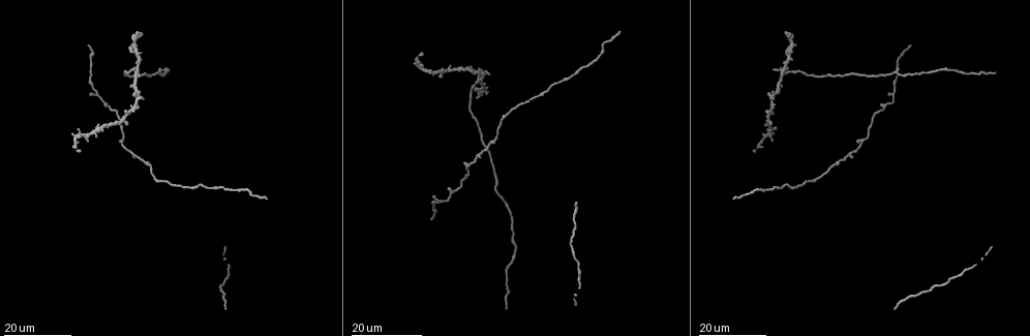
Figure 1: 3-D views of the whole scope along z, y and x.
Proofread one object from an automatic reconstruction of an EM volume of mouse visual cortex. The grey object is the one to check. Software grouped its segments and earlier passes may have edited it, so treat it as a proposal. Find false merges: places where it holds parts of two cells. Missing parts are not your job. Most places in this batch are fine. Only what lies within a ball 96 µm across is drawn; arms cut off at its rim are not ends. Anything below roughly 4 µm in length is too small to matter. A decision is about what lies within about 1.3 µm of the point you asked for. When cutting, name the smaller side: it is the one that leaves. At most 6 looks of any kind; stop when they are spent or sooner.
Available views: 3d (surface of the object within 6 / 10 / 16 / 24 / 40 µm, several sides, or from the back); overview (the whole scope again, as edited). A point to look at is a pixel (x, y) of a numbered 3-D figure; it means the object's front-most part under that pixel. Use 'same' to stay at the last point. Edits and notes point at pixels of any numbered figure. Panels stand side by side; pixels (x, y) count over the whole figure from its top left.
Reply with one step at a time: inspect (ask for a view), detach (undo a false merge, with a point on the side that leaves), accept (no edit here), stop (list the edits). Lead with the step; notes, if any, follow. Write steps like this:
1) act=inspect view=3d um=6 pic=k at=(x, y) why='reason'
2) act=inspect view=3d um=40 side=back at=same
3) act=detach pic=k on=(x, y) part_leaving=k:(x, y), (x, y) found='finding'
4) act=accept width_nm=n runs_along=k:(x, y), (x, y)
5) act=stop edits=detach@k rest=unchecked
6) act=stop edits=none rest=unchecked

act=inspect view=3d um=24 pic=1 at=(879, 110)

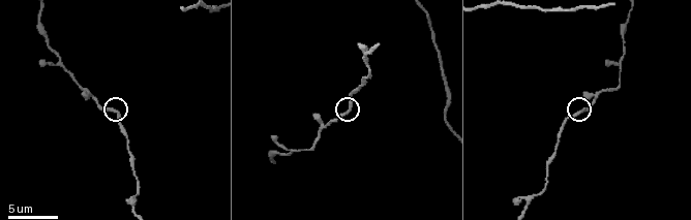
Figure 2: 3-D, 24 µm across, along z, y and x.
act=inspect view=3d um=10 pic=2 at=(348, 112) why='closer look'

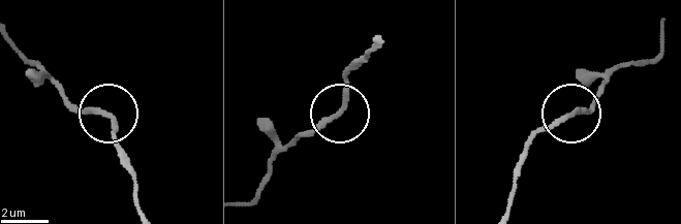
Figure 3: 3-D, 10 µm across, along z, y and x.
act=accept width_nm=210 runs_along=3:(376, 43), (346, 75), (338, 110), (314, 123), (292, 145) found='continuous, no second cell'

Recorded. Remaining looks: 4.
act=inspect view=3d um=6 pic=2 at=(211, 12) why='thick turns thin'

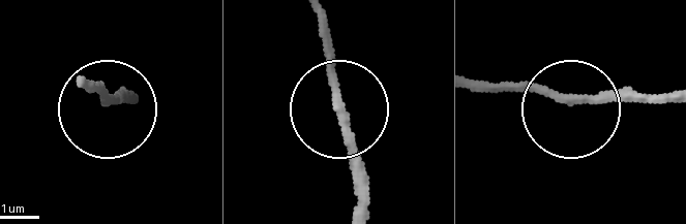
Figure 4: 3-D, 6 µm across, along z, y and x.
act=accept found='continuous, no second cell'

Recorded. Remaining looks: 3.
act=inspect view=3d um=24 pic=1 at=(138, 69) why='arms part here'

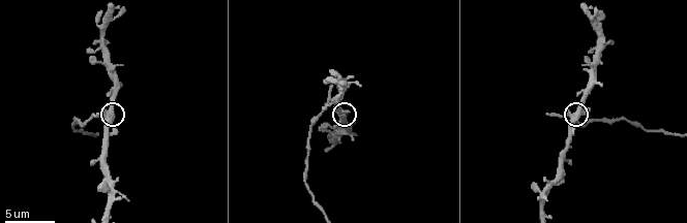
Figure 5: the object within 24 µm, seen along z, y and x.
act=inspect view=3d um=10 pic=5 at=(575, 118)

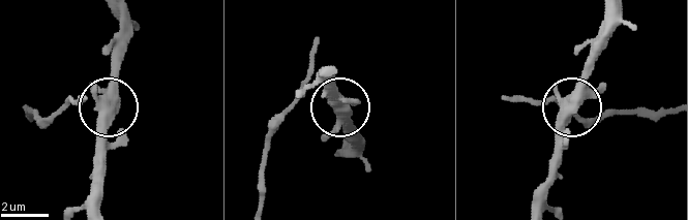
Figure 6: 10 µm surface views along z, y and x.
act=accept side_arm_um=13 runs_along=6:(666, 112), (584, 118), (547, 99), (571, 99), (589, 54) found='continuous, no second cell'

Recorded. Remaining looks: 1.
act=stop edits=none rest=unchecked

